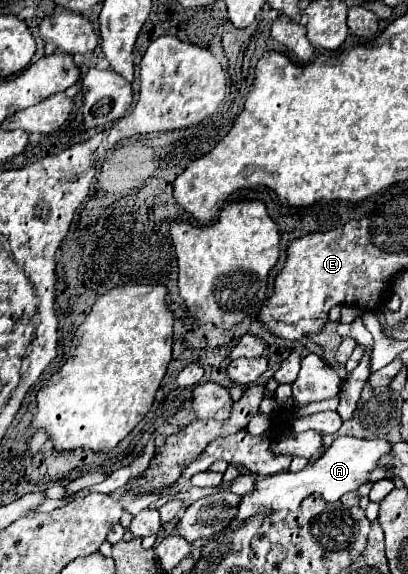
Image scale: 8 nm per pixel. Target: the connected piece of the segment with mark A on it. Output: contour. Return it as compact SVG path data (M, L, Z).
M352 436L336 438L330 448L326 448L326 454L314 462L310 462L300 472L280 472L274 476L256 476L256 490L252 494L246 494L240 502L238 516L232 520L232 524L226 530L238 528L246 518L252 514L258 514L262 510L296 510L300 502L310 496L322 496L326 502L340 500L346 492L358 490L364 484L370 484L370 474L378 468L380 458L390 454L392 444L388 440L360 440Z

